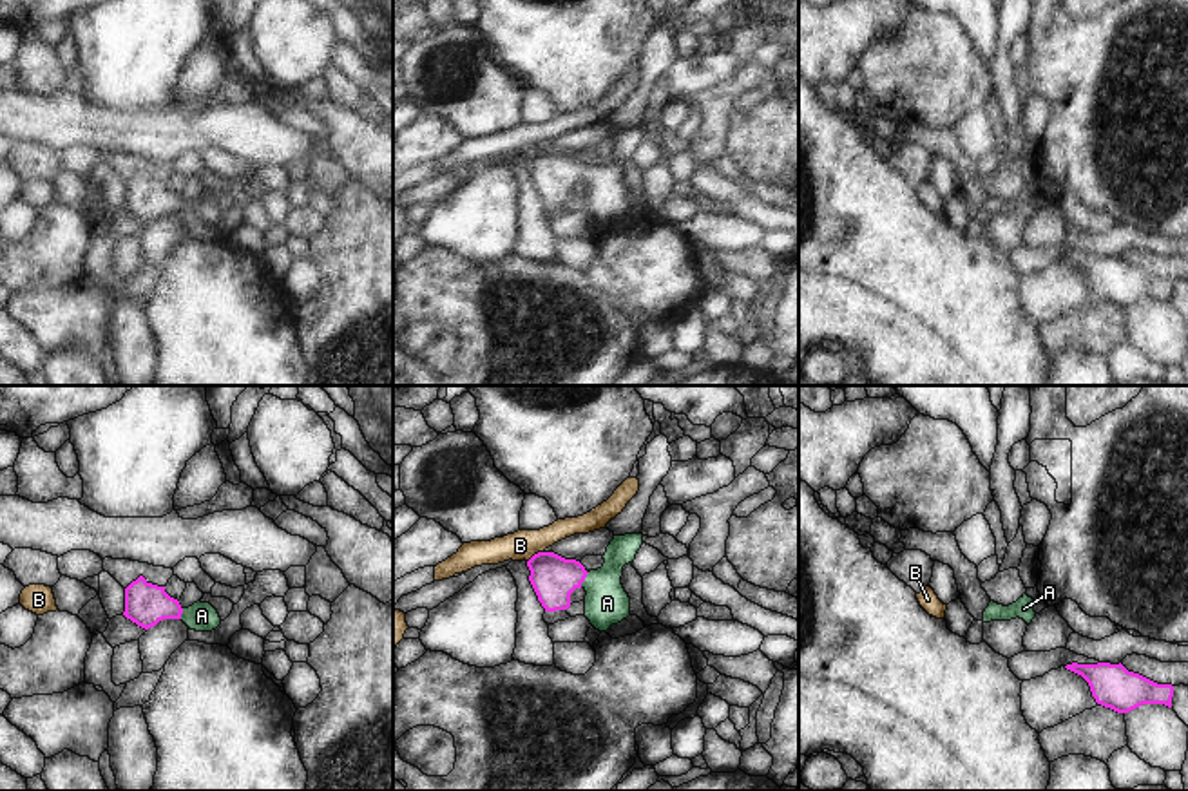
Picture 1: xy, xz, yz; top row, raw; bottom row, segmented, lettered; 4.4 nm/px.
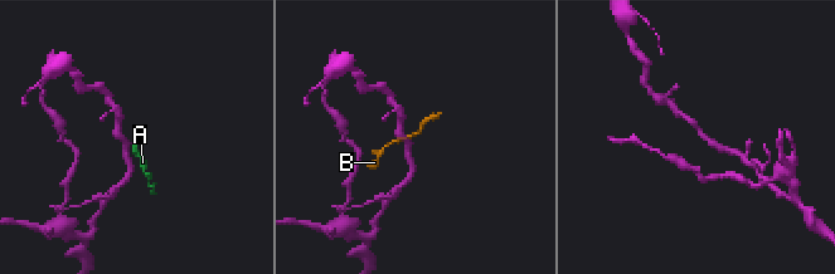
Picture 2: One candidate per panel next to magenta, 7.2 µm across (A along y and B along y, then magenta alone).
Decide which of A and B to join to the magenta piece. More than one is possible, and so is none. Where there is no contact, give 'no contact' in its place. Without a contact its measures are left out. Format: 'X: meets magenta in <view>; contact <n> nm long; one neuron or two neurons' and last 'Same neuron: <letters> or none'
A: meets magenta in xz; contact 80 nm long; one neuron
B: meets magenta in xz; contact 90 nm long; two neurons
Same neuron: A

